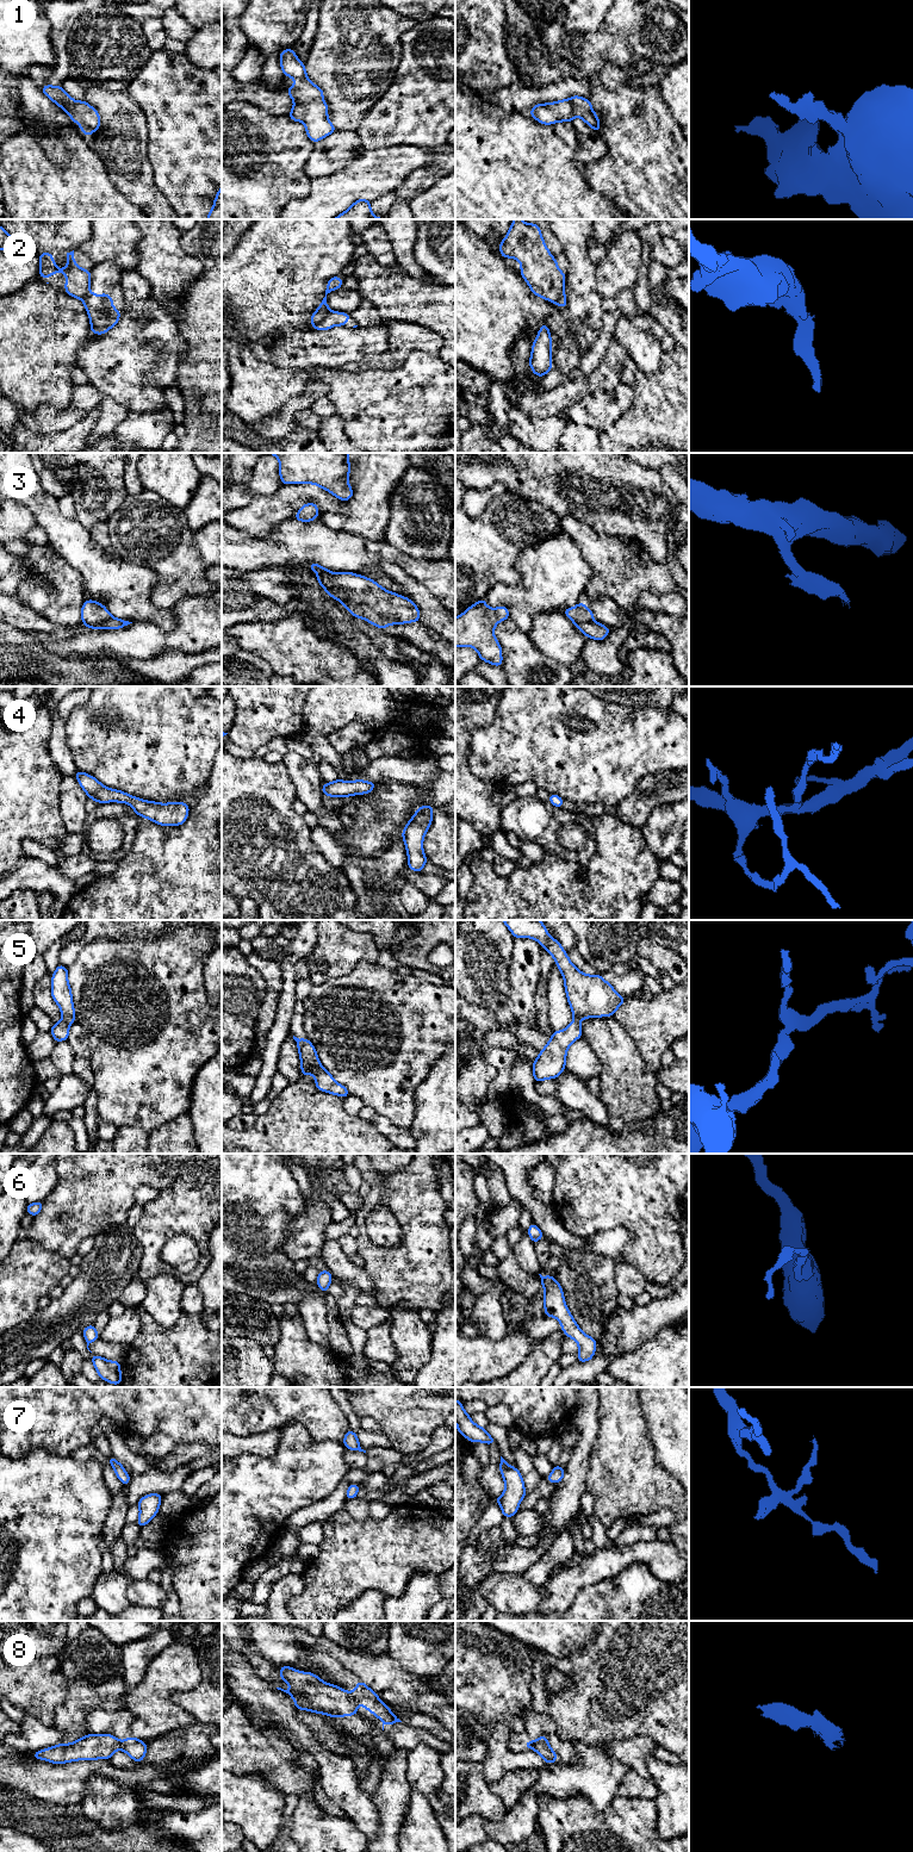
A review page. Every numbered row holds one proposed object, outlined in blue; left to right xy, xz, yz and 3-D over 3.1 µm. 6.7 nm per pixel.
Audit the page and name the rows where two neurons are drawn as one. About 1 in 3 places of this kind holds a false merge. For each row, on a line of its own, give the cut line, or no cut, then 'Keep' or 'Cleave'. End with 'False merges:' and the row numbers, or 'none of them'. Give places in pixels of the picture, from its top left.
1: No split. Keep
2: Split along xz (329, 310), (314, 327). Cleave
3: Split along xy (111, 616), (88, 627). Cleave
4: No split. Keep
5: No split. Keep
6: No split. Keep
7: No split. Keep
8: Split along xz (351, 1692), (358, 1702). Cleave
False merges: 2, 3, 8

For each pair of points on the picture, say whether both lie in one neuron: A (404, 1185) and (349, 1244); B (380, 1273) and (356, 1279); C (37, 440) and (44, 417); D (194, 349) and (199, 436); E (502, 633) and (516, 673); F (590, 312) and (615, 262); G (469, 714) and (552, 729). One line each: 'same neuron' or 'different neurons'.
A: different neurons
B: different neurons
C: different neurons
D: same neuron
E: same neuron
F: same neuron
G: different neurons

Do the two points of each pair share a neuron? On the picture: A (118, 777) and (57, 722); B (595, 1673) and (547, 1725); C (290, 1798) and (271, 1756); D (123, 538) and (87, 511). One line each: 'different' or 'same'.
A: different
B: different
C: different
D: different

